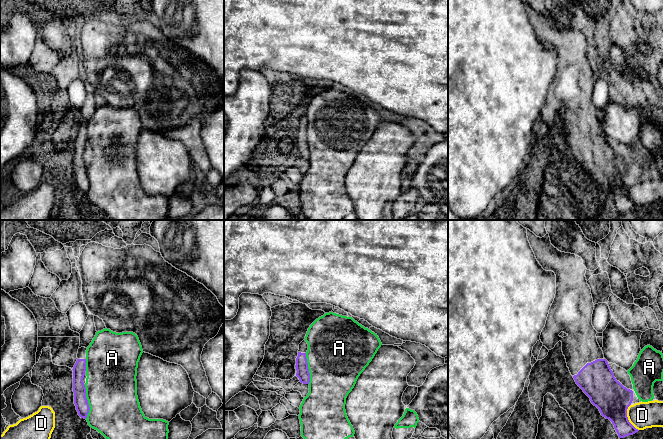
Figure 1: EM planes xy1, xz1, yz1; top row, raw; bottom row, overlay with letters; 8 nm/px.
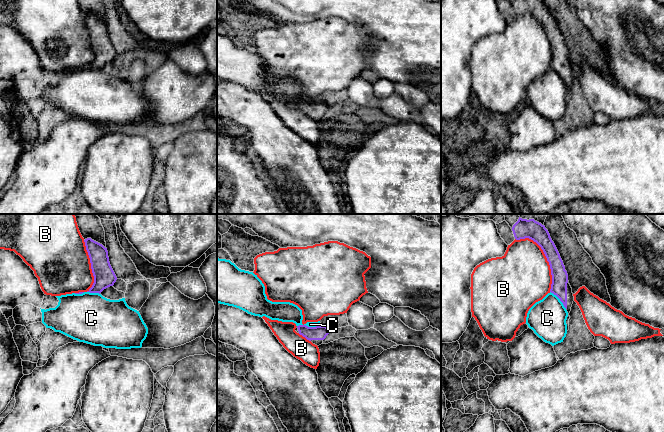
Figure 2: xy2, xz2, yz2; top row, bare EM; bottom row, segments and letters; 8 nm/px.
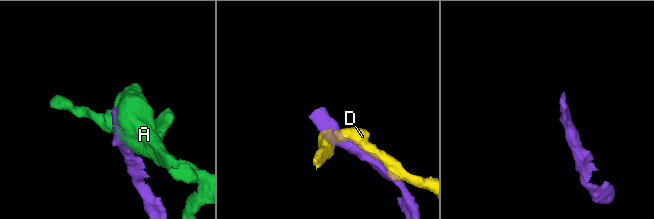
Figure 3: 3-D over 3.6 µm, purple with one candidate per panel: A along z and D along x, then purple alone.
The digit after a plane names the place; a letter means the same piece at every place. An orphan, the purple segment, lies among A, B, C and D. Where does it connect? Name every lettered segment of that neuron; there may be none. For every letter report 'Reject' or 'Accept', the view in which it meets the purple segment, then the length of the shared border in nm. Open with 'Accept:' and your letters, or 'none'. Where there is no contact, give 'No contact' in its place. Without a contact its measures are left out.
Accept: none
A: Reject. Touches purple in xy1. Shared border 280 nm
B: Reject. Touches purple in yz2. Shared border 500 nm
C: Reject. Touches purple in xz2. Shared border 160 nm
D: Reject. Touches purple in yz1. Shared border 220 nm

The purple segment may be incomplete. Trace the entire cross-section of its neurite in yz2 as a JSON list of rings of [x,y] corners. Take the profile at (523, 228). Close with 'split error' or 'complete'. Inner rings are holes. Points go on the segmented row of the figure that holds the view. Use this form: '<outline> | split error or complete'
[[[519,217],[513,225],[512,231],[516,240],[529,238],[541,247],[551,269],[552,284],[550,292],[560,299],[569,315],[574,296],[568,281],[567,271],[548,230],[534,219],[527,220]]] | split error

